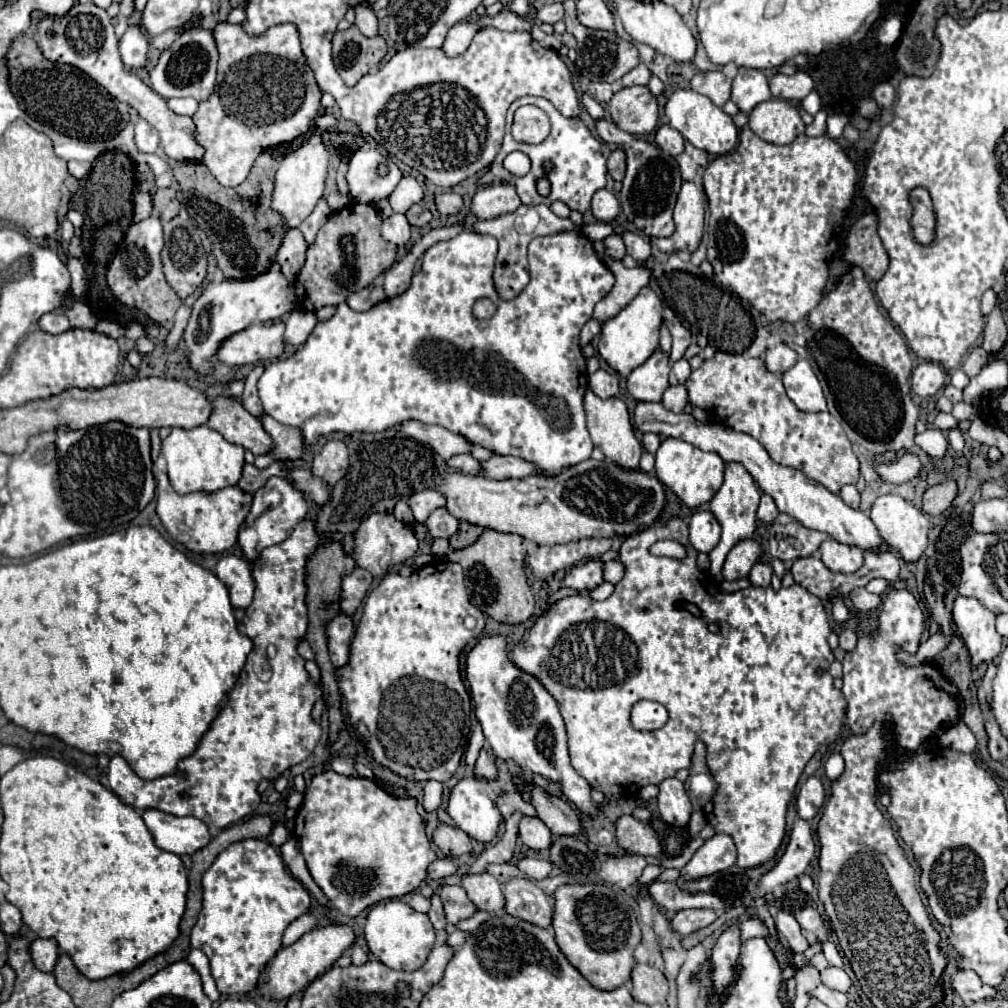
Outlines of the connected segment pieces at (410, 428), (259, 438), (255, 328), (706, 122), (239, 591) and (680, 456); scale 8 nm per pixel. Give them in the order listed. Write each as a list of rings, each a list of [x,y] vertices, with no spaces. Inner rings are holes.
[[[404,420],[404,422],[400,422],[398,432],[420,444],[428,444],[444,460],[448,460],[454,454],[470,452],[470,442],[466,442],[466,438],[452,434],[442,426],[430,426],[430,424],[418,422],[418,420]]]
[[[216,398],[214,410],[208,420],[208,426],[214,428],[230,444],[238,444],[250,450],[254,456],[268,454],[274,448],[270,434],[262,428],[262,422],[250,416],[242,404],[230,398]]]
[[[284,322],[250,324],[242,334],[222,342],[216,358],[230,366],[276,360],[284,352]]]
[[[676,90],[668,98],[668,102],[664,106],[664,114],[668,118],[668,124],[672,128],[676,128],[690,144],[694,144],[700,150],[706,150],[712,156],[728,154],[738,144],[738,128],[736,128],[734,120],[722,108],[714,106],[710,102],[710,98],[706,98],[694,90]]]
[[[226,554],[216,564],[216,576],[226,584],[234,608],[248,608],[254,596],[254,580],[250,562],[234,554]]]
[[[666,438],[656,452],[658,480],[666,484],[690,508],[700,508],[714,498],[714,494],[720,490],[724,482],[724,468],[726,468],[726,462],[716,452],[700,450],[678,438]]]

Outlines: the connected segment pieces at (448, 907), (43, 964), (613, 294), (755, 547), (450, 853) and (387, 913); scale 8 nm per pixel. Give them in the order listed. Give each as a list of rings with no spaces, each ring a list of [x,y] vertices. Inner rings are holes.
[[[442,886],[440,898],[444,904],[448,924],[458,924],[460,920],[472,918],[476,914],[476,906],[466,896],[462,886]]]
[[[36,938],[30,946],[30,954],[32,954],[34,964],[42,972],[52,972],[58,962],[58,956],[60,956],[58,944],[54,940],[46,940],[46,938]]]
[[[620,260],[612,262],[610,270],[616,276],[616,284],[594,308],[594,318],[598,322],[606,322],[614,318],[638,294],[638,290],[642,290],[648,284],[650,278],[650,272],[644,266],[624,268]]]
[[[744,540],[738,542],[726,556],[726,562],[722,566],[724,580],[740,580],[746,578],[750,568],[756,564],[760,556],[760,544],[756,540]]]
[[[440,824],[434,830],[432,840],[446,858],[458,858],[472,850],[470,844],[472,838],[466,832],[462,832],[458,826],[450,826],[450,824]]]
[[[386,900],[382,904],[376,904],[366,916],[364,936],[370,952],[380,962],[384,962],[388,968],[408,970],[408,972],[418,970],[426,962],[434,946],[434,928],[428,916],[412,910],[404,900]]]

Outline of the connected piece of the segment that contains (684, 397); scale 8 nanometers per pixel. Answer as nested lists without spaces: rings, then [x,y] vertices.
[[[684,384],[670,386],[670,388],[664,392],[664,396],[662,396],[664,408],[668,408],[668,410],[674,412],[674,414],[680,414],[680,412],[684,410],[686,402],[688,402],[688,390],[686,390]]]

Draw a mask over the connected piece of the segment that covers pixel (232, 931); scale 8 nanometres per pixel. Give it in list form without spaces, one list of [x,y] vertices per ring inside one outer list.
[[[264,838],[240,840],[228,846],[224,852],[220,852],[214,864],[206,870],[202,878],[202,888],[204,888],[204,902],[198,922],[190,934],[192,948],[198,948],[208,956],[212,976],[222,994],[246,994],[256,988],[256,982],[262,976],[266,962],[280,950],[280,940],[286,926],[296,916],[304,914],[310,908],[312,898],[308,890],[296,878],[292,878],[280,854]]]

